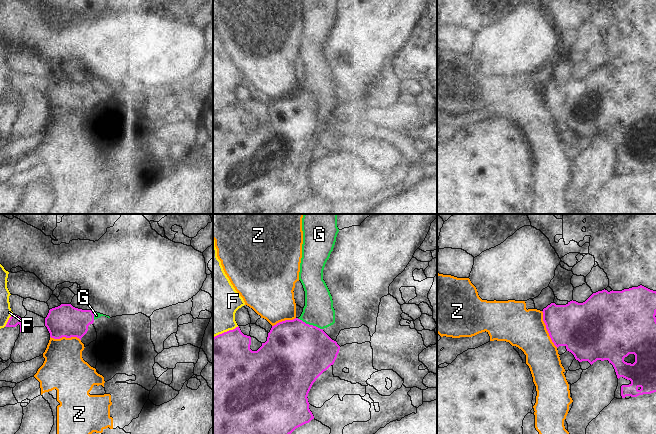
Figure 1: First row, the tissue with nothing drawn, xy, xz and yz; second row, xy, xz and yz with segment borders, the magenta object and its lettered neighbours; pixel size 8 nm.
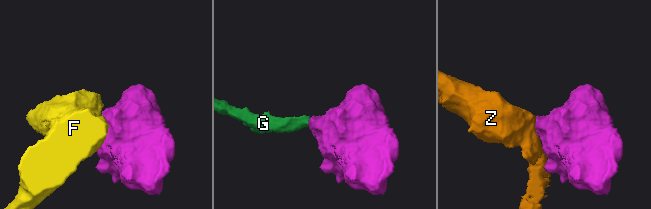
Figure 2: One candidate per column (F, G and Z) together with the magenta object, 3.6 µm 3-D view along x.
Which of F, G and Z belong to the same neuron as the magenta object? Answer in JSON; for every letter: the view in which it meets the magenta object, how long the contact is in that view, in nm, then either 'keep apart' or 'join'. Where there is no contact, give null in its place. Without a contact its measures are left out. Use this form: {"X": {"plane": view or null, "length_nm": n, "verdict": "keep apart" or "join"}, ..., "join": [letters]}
{"F": {"plane": "xy", "length_nm": 130, "verdict": "keep apart"}, "G": {"plane": "xz", "length_nm": 220, "verdict": "join"}, "Z": {"plane": "yz", "length_nm": 320, "verdict": "keep apart"}, "join": ["G"]}

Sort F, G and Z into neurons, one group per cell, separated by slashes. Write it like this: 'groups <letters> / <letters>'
groups F / G / Z

